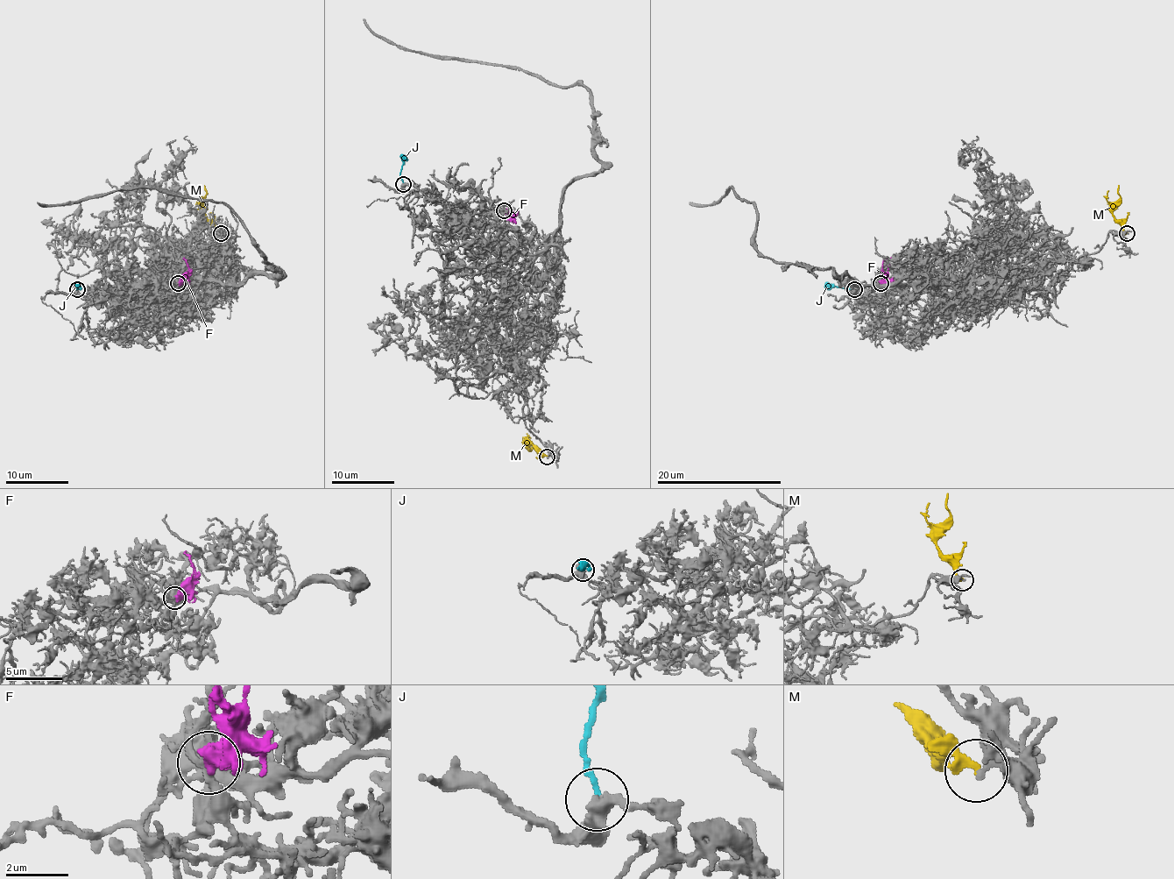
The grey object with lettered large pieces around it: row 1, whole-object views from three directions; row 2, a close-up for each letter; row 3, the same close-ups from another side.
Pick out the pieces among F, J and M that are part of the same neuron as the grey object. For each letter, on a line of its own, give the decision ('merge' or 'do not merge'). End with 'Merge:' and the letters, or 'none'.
F: merge
J: do not merge
M: merge
Merge: F, M

